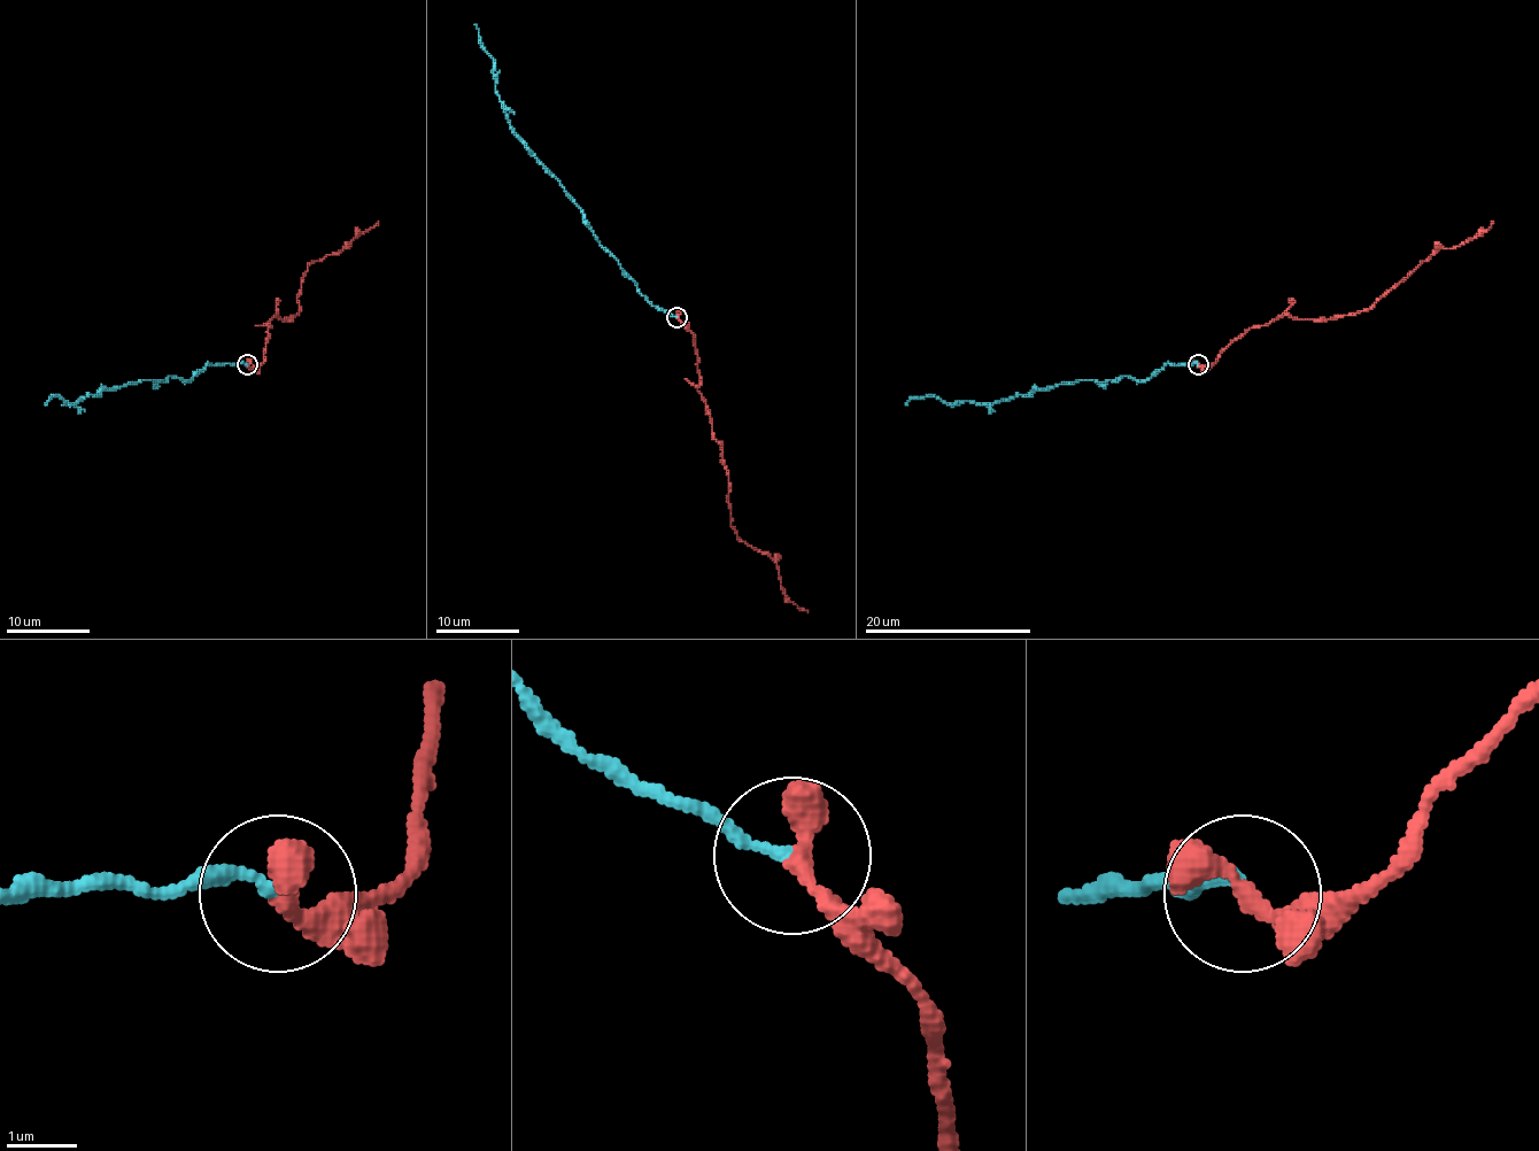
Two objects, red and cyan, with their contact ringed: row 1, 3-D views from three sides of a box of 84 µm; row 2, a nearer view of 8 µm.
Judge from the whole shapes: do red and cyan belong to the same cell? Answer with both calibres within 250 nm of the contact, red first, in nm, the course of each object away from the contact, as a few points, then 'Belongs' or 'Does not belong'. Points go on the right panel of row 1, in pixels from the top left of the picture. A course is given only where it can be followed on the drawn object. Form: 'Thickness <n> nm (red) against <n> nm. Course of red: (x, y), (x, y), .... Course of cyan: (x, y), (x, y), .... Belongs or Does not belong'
Thickness 280 nm (red) against 160 nm. Course of red: (1197, 365), (1209, 368), (1251, 327), (1284, 315), (1327, 319), (1368, 311), (1422, 261), (1476, 238), (1493, 222). Course of cyan: (1197, 365), (1168, 363), (1147, 380), (1061, 381), (990, 402), (918, 396), (905, 404). Belongs

